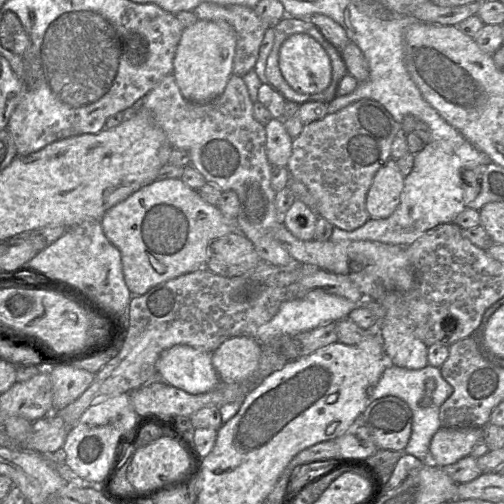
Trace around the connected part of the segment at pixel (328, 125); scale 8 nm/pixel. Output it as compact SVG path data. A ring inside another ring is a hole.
M361 99L303 126L301 133L293 139L287 168L291 177L302 182L314 197L319 217L345 231L353 231L370 219L366 209L367 193L377 171L390 159L391 146L400 128L401 124L393 119L384 106L371 99Z

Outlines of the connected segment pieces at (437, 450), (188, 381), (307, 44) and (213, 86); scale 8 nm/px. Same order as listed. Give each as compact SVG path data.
M441 427L432 437L429 452L438 467L445 467L469 456L474 445L483 438L481 427Z
M176 345L164 351L156 363L156 371L163 382L192 395L210 392L220 384L212 364L212 353L187 345Z
M307 33L289 36L281 45L280 71L292 89L301 94L317 94L331 83L330 58Z
M198 20L184 28L177 46L173 75L182 96L189 102L205 104L219 97L233 74L237 37L234 28L222 20Z

